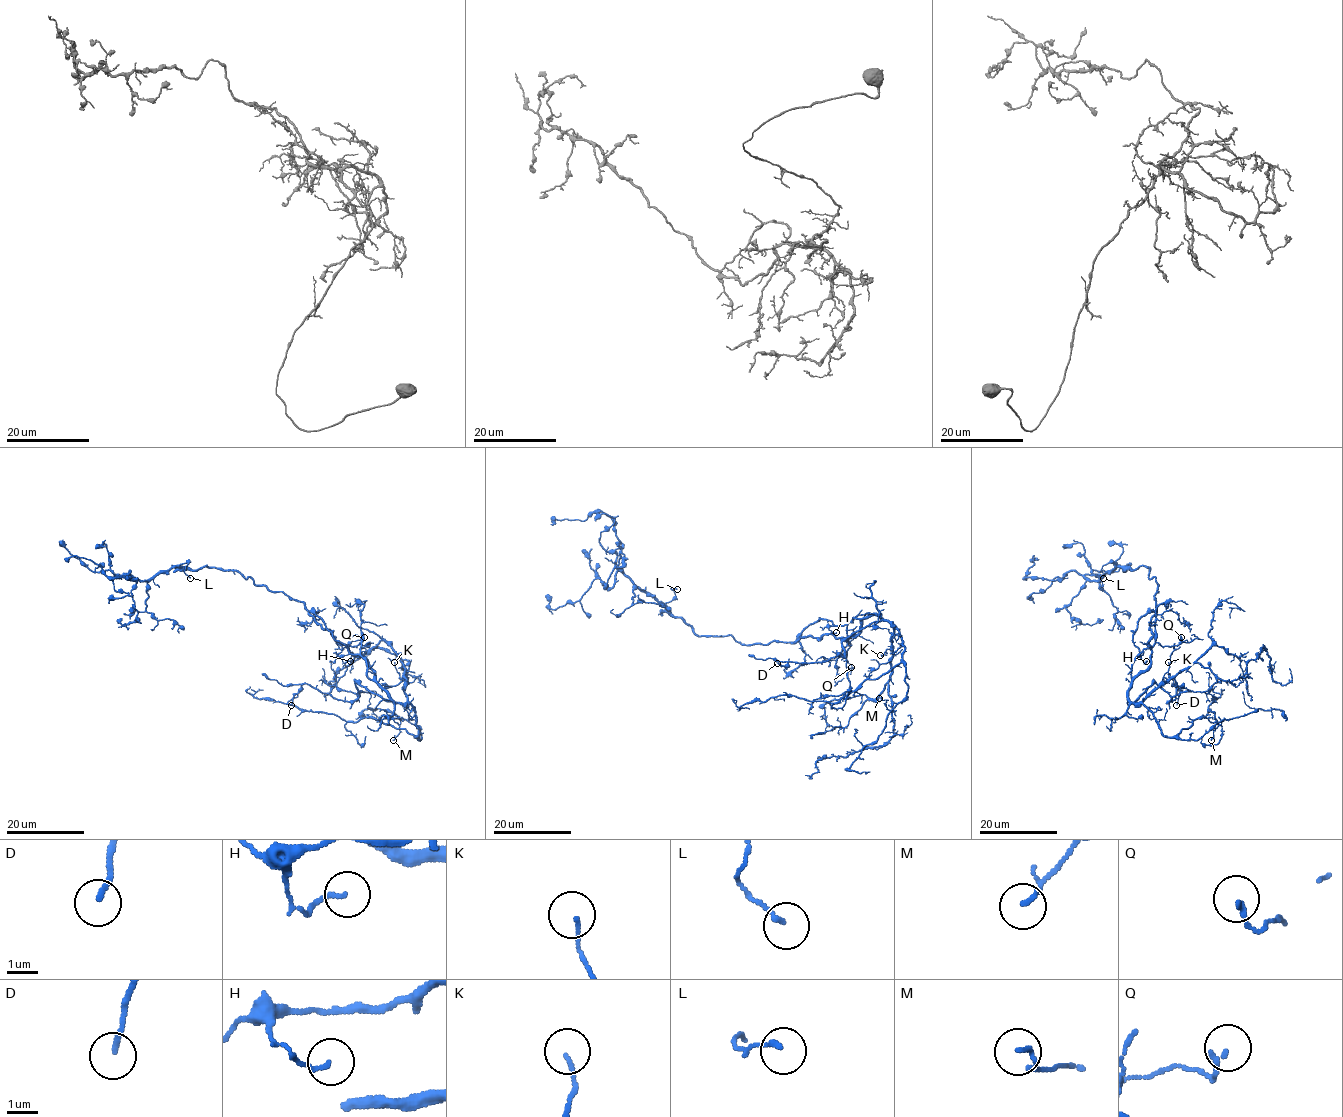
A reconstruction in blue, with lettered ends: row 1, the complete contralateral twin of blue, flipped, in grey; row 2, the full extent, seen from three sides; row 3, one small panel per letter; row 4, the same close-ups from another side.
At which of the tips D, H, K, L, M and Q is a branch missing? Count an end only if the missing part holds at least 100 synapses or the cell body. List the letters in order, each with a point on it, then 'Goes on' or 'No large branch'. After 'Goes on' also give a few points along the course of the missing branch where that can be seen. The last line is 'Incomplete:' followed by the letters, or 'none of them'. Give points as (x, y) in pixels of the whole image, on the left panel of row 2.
D: Place: (291, 705). No large branch
H: Place: (350, 661). No large branch
K: Place: (394, 662). No large branch
L: Place: (190, 578). No large branch
M: Place: (393, 740). No large branch
Q: Place: (364, 637). No large branch
Incomplete: none of them

